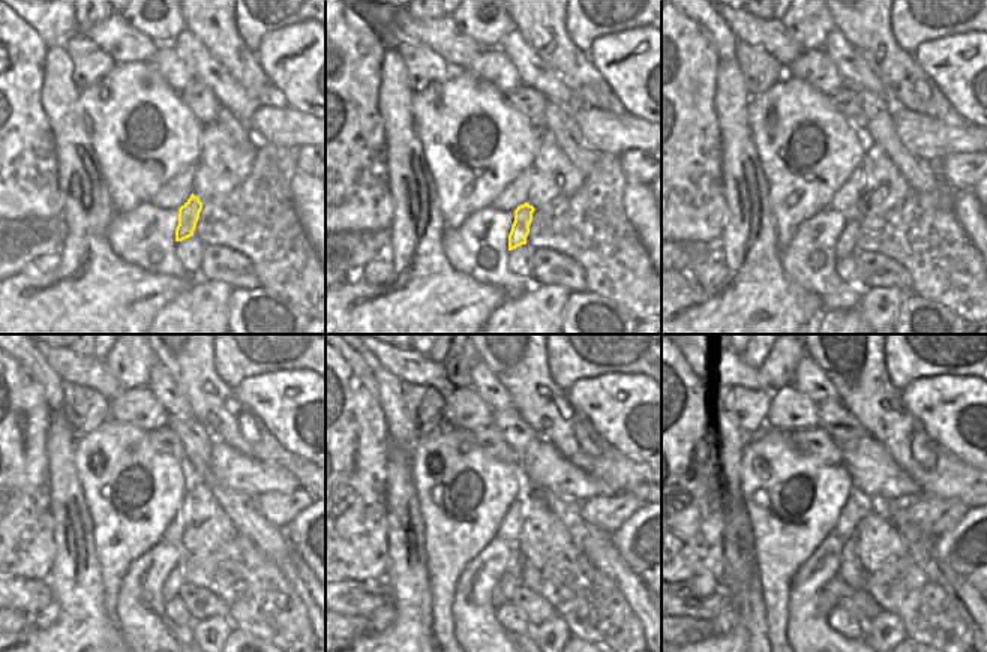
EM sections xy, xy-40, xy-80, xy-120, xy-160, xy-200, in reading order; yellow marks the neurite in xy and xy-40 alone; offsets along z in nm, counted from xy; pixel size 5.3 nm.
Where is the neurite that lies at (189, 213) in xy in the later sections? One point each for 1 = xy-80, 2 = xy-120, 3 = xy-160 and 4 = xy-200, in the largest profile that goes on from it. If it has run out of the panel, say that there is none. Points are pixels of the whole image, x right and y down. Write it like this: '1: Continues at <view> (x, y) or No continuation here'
1: Continues at xy-80 (846, 243)
2: Continues at xy-120 (173, 583)
3: Continues at xy-160 (507, 582)
4: Continues at xy-200 (827, 601)

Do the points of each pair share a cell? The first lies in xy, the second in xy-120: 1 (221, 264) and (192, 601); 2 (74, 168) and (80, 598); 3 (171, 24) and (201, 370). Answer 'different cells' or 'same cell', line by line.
1: same cell
2: same cell
3: different cells

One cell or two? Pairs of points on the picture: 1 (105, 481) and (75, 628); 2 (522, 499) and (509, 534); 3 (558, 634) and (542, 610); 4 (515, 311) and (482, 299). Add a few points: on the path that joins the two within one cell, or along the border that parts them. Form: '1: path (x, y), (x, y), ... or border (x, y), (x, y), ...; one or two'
1: border (86, 502), (93, 528), (93, 550), (101, 571); two
2: path (516, 508), (510, 525); one
3: border (555, 615), (536, 624), (531, 630); two
4: border (509, 299), (486, 318); two

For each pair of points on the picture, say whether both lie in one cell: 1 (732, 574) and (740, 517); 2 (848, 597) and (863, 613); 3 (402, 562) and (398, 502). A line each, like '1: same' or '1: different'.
1: same
2: same
3: same

